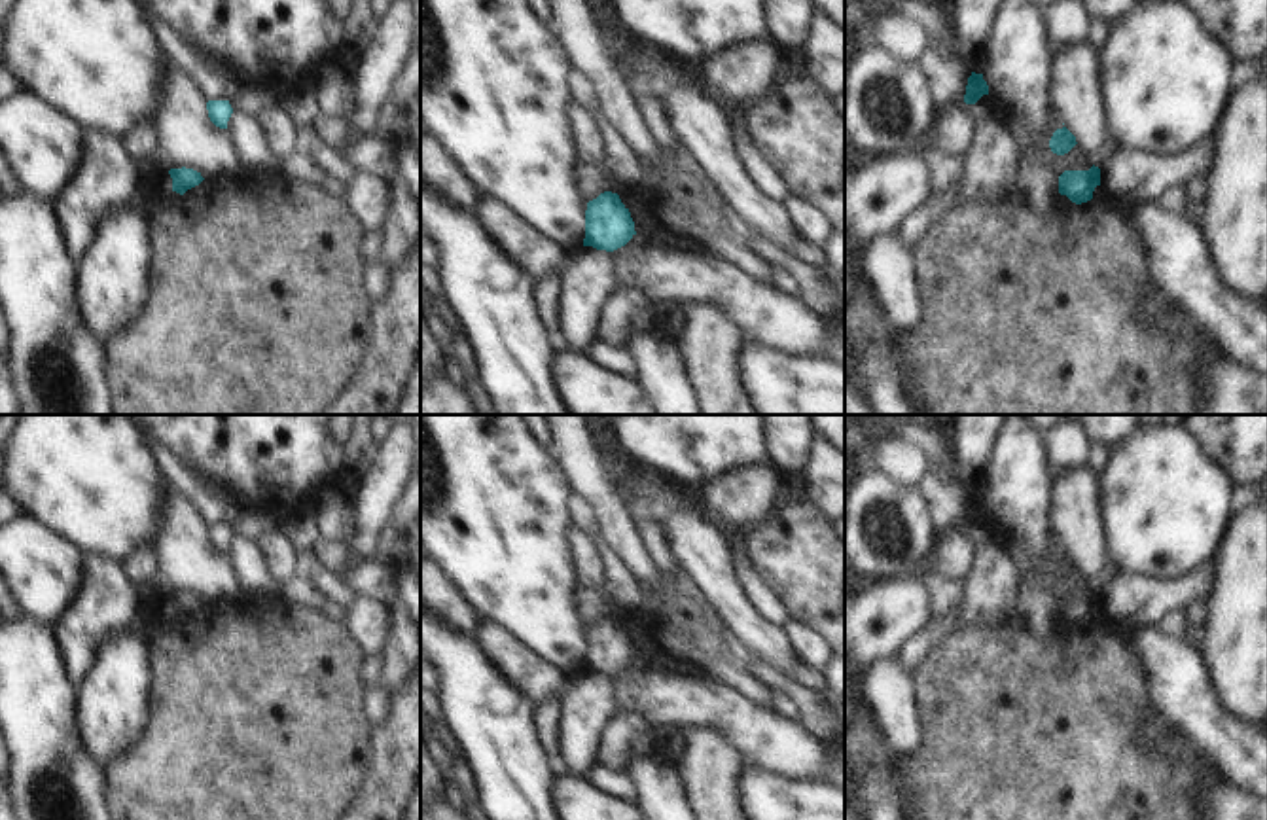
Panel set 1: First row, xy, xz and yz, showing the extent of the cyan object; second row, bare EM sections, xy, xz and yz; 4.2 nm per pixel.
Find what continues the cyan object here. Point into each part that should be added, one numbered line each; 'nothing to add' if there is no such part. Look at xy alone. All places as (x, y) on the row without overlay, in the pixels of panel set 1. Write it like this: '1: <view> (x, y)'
nothing to add.

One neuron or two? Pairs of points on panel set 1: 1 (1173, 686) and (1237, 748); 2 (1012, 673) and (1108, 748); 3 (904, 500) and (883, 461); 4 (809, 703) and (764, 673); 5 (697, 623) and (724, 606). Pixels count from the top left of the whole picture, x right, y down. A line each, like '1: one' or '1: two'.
1: one
2: one
3: two
4: one
5: two

